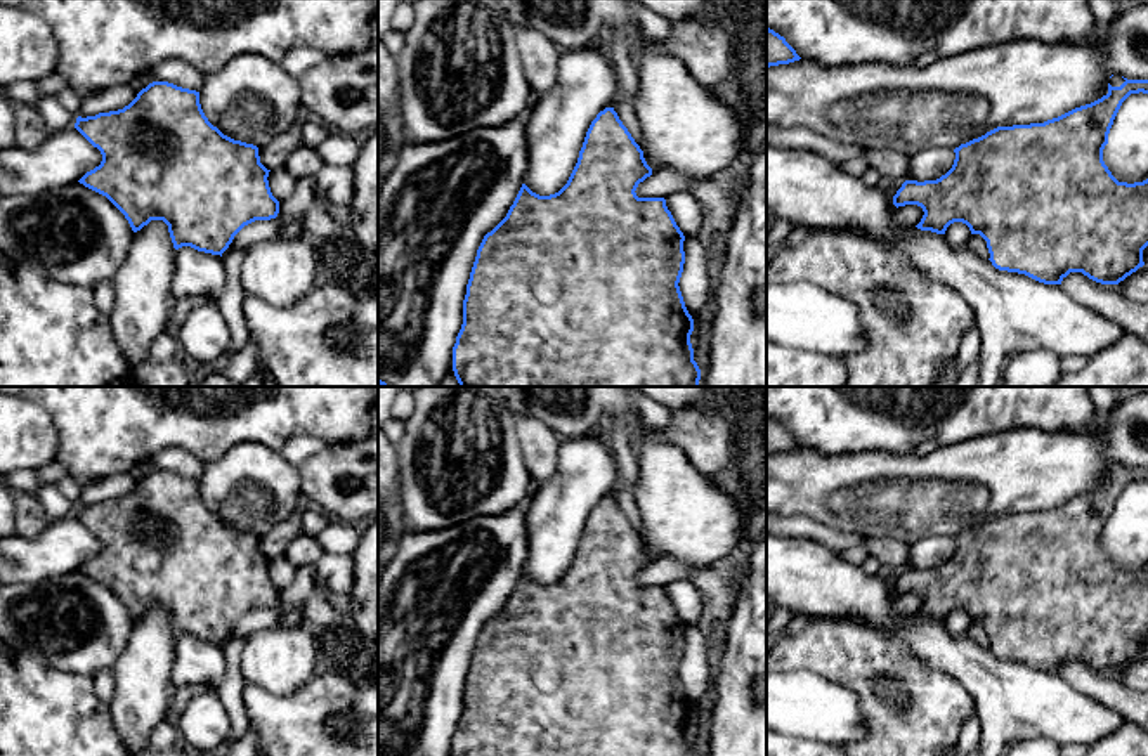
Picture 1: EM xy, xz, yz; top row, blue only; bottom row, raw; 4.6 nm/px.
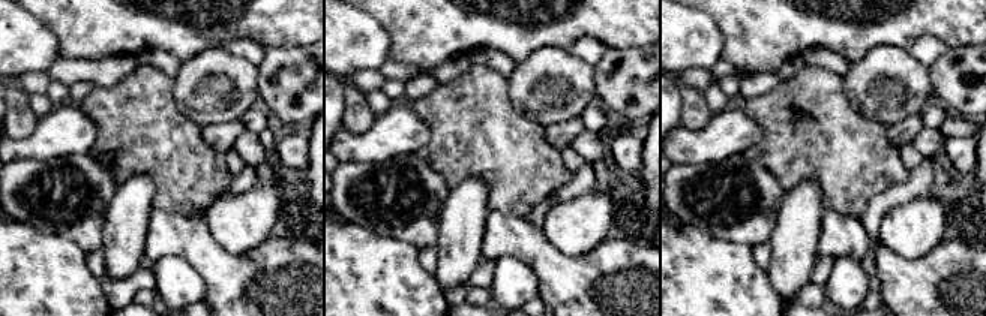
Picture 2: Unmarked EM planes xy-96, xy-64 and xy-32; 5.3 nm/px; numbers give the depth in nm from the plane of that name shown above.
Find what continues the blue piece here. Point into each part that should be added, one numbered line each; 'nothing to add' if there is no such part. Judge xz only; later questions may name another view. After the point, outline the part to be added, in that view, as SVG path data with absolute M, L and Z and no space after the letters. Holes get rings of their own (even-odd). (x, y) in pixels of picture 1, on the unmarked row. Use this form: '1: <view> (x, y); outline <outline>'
nothing to add

